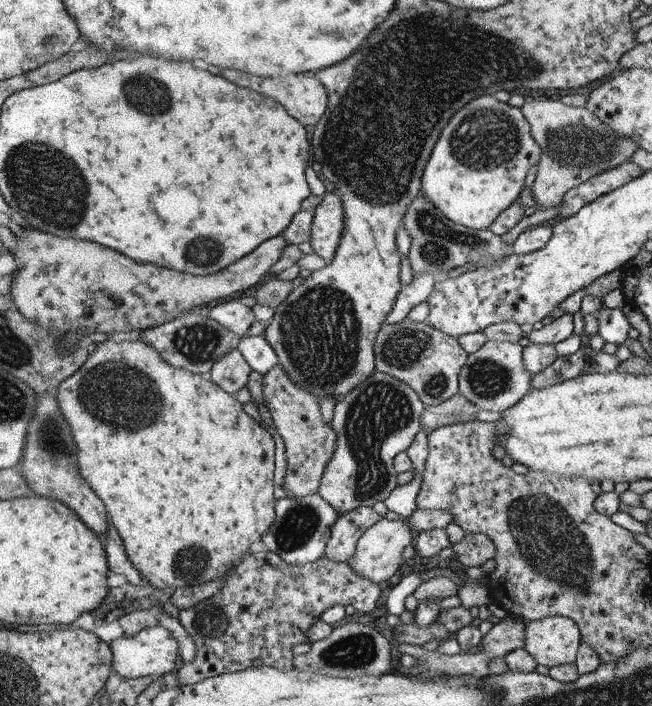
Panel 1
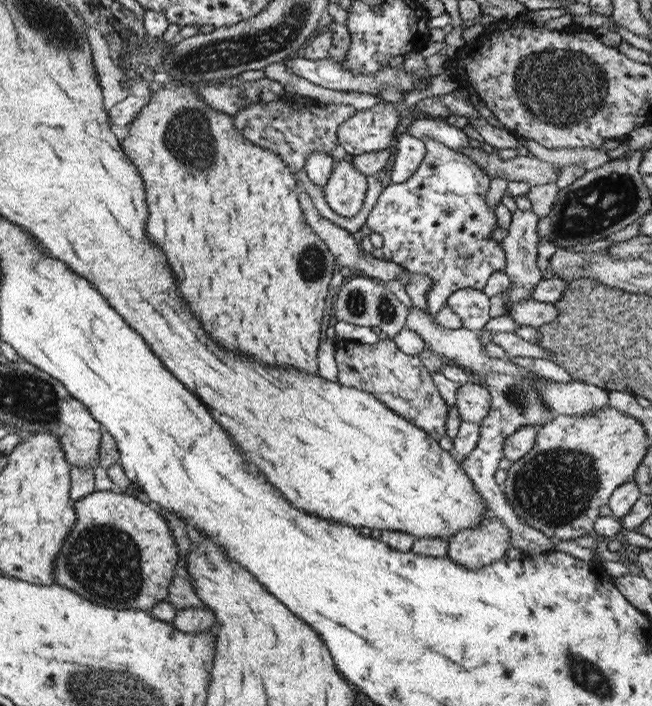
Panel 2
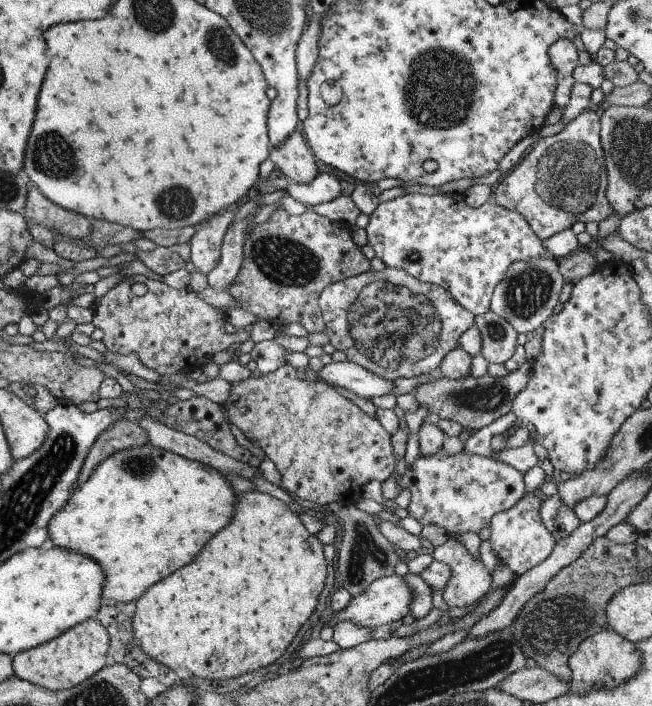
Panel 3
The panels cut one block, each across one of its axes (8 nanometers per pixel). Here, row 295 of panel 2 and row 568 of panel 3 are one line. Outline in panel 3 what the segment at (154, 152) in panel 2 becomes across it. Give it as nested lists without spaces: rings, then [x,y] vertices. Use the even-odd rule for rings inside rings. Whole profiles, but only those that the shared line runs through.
[[[255,488],[254,492],[239,493],[230,524],[208,540],[196,560],[147,588],[135,601],[133,634],[148,658],[172,670],[186,669],[207,681],[236,678],[274,664],[284,654],[316,609],[326,574],[320,539],[308,532],[286,503]]]

